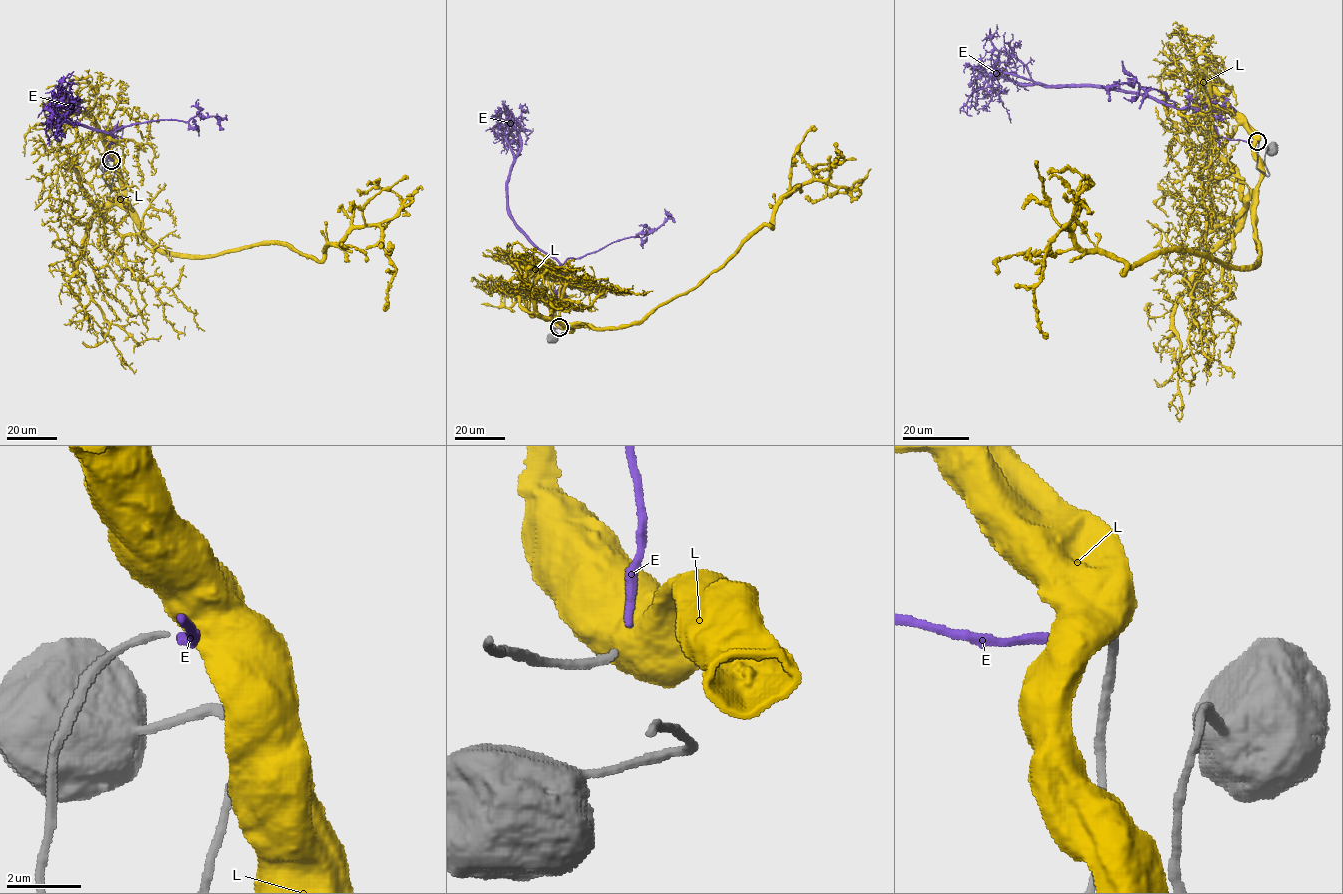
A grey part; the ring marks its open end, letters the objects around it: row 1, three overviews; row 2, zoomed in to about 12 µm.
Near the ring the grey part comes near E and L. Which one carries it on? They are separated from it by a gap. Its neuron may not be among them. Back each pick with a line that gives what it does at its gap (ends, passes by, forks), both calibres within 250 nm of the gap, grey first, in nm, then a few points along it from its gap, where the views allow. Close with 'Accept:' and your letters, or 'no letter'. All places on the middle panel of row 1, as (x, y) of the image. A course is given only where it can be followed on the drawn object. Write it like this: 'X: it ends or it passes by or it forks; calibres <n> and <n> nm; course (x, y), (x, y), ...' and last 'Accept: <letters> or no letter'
E: it ends; calibres 190 and 190 nm; course (560, 325), (560, 265), (509, 208), (507, 176), (521, 147), (519, 127), (503, 103), (509, 108)
Accept: E

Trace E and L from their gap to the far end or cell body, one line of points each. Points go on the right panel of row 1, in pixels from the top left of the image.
E: (1255, 141), (1223, 137), (1202, 113), (1144, 93), (1049, 86), (1002, 72), (969, 98), (963, 107), (969, 114)
L: (1257, 141), (1256, 262), (1172, 250), (1124, 273), (1063, 227), (1036, 284), (1046, 339)

